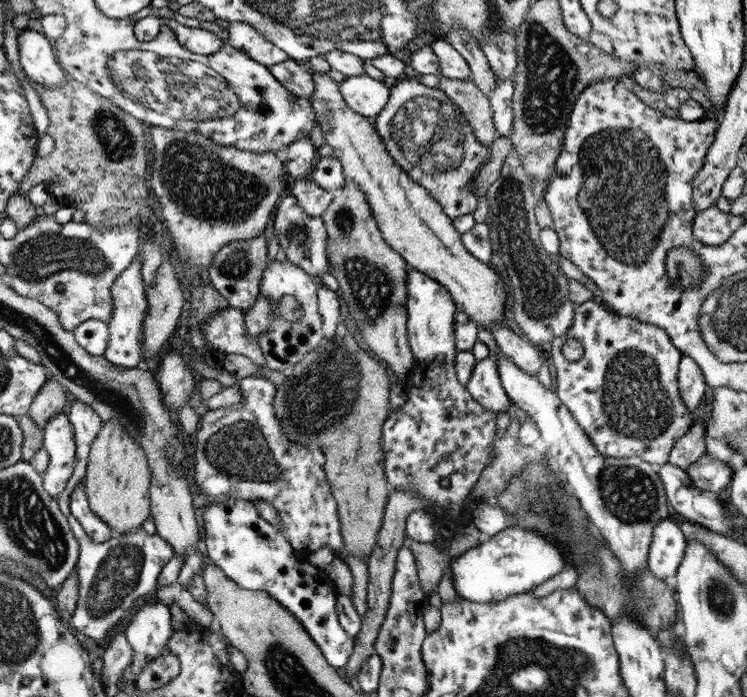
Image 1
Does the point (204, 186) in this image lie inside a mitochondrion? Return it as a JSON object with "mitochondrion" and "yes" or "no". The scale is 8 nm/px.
{"mitochondrion":"yes"}

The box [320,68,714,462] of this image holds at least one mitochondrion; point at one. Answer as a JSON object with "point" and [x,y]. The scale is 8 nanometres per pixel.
{"point":[624,194]}

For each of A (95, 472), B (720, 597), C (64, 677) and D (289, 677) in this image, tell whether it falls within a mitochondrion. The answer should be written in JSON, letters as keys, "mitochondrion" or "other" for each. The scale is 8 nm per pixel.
{"A":"other","B":"mitochondrion","C":"other","D":"mitochondrion"}

